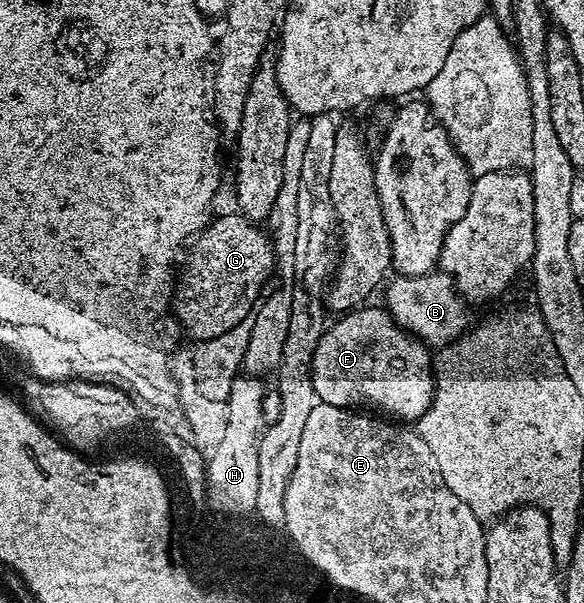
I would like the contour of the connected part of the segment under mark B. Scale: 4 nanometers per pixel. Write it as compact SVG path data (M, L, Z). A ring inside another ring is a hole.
M441 271L425 273L419 277L395 276L385 286L385 308L391 317L406 330L414 334L419 341L430 347L449 345L467 332L466 308L467 302L458 296L454 281Z

